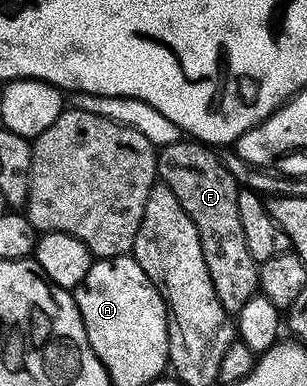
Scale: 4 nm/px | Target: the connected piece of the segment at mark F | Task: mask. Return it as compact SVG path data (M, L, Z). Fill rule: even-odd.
M196 141L172 143L158 150L157 173L160 182L179 197L179 205L183 205L199 233L203 261L207 261L207 273L211 273L211 285L215 285L215 297L219 297L225 312L238 313L258 294L259 265L247 253L243 224L239 222L239 184L226 169L222 156L213 151L216 150L212 146Z

